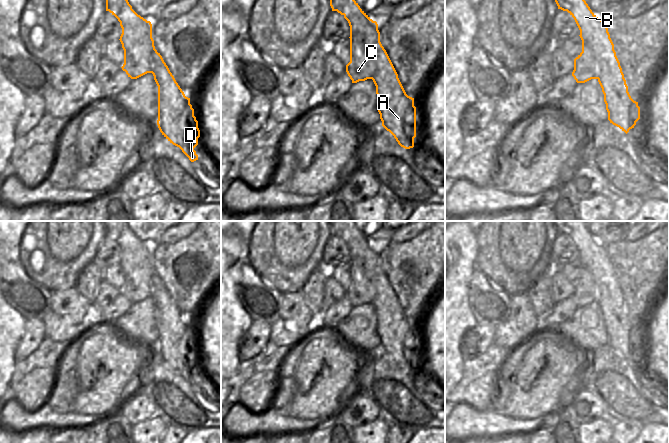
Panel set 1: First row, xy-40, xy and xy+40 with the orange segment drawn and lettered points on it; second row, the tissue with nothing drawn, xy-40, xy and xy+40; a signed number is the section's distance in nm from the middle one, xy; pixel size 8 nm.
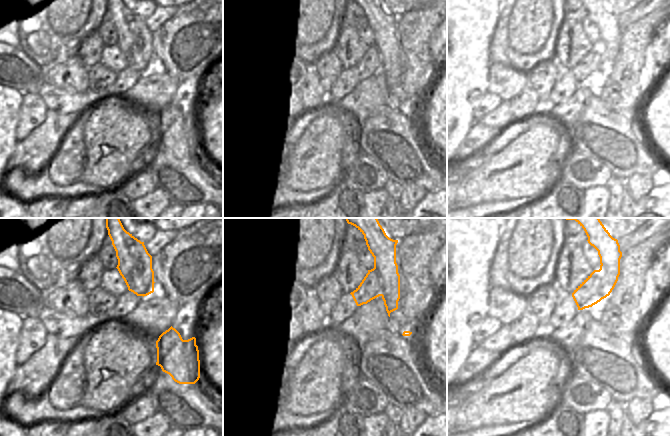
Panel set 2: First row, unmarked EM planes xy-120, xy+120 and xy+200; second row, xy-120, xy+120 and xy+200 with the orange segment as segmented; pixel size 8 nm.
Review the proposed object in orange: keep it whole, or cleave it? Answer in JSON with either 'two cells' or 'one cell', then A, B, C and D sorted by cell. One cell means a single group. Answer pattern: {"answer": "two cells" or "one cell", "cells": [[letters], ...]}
{"answer": "two cells", "cells": [["A", "B", "D"], ["C"]]}

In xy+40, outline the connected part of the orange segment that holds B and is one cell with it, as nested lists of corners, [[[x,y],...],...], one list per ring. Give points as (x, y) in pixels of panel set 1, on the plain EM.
[[[554,221],[554,224],[558,233],[567,235],[574,242],[580,254],[579,260],[582,267],[585,267],[592,274],[600,290],[598,306],[604,318],[608,344],[627,358],[640,343],[640,331],[628,316],[628,310],[605,246],[592,236],[583,221]]]

